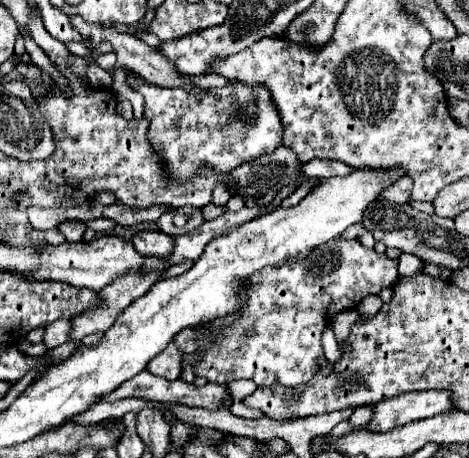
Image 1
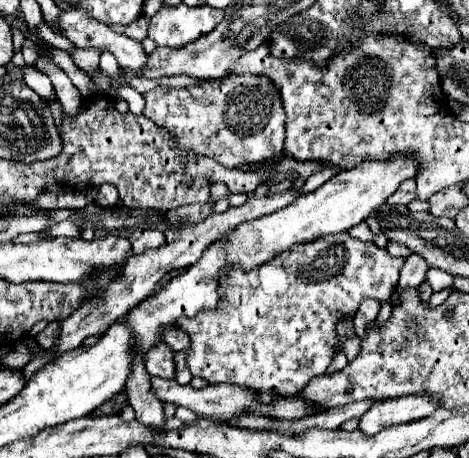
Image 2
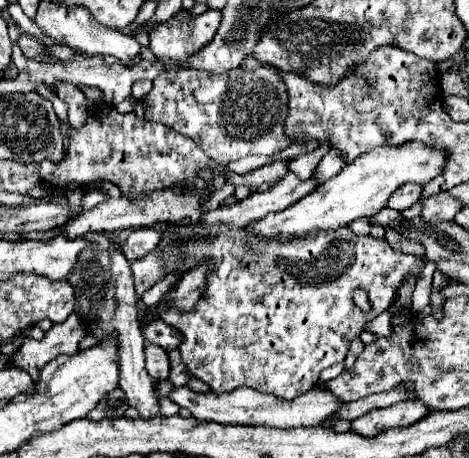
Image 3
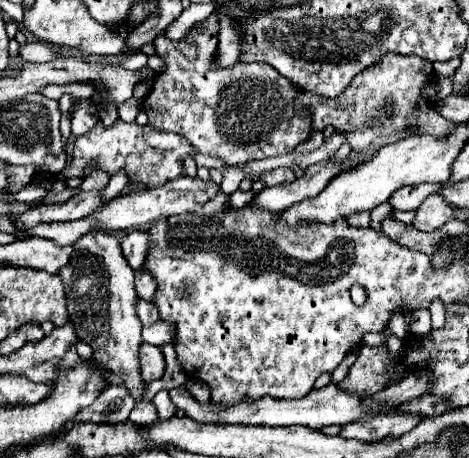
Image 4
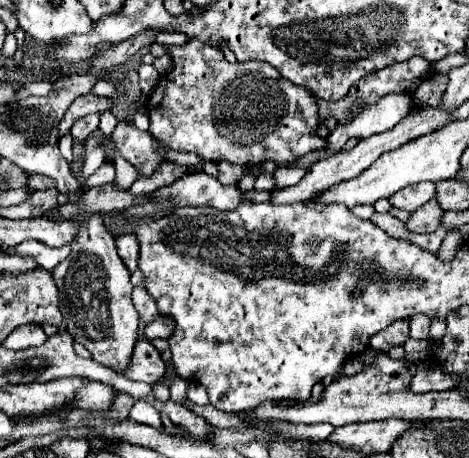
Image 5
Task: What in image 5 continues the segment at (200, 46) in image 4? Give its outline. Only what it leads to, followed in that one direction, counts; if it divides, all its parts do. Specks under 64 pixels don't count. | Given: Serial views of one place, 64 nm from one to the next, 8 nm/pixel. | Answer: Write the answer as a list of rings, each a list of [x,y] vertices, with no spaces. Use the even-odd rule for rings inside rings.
[[[188,40],[188,44],[184,46],[168,46],[168,54],[172,56],[172,70],[168,74],[164,74],[158,82],[158,86],[154,88],[154,92],[150,94],[150,100],[148,100],[148,116],[150,119],[149,132],[158,140],[162,141],[165,146],[172,150],[181,150],[189,153],[198,154],[204,160],[212,160],[212,162],[220,162],[220,160],[228,160],[232,164],[240,164],[240,166],[246,166],[246,164],[262,164],[262,162],[274,162],[278,168],[290,168],[294,166],[294,162],[310,152],[316,152],[316,150],[322,150],[326,148],[326,140],[322,140],[318,134],[316,134],[316,128],[318,128],[318,104],[316,104],[316,98],[312,96],[312,92],[308,92],[306,88],[300,88],[296,84],[292,84],[290,80],[282,78],[280,72],[270,66],[268,62],[258,62],[258,60],[250,60],[250,62],[226,62],[224,54],[220,52],[220,48],[216,46],[210,46],[210,44],[204,44],[200,40]]]

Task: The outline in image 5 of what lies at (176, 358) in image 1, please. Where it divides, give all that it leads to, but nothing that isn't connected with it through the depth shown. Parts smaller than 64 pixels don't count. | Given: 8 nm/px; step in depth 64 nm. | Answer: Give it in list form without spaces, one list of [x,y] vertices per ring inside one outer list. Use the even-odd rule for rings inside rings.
[[[138,340],[132,352],[132,364],[128,364],[128,372],[120,372],[120,374],[124,374],[124,378],[128,380],[154,384],[164,376],[164,372],[166,372],[166,364],[160,352],[148,340]]]

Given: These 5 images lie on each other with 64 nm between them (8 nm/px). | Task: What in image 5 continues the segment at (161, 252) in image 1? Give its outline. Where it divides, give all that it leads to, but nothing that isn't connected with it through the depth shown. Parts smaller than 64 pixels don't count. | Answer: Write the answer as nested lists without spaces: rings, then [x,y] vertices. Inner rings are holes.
[[[122,234],[116,236],[116,250],[120,252],[120,260],[124,260],[124,266],[130,272],[136,272],[136,260],[138,260],[138,240],[134,234]]]

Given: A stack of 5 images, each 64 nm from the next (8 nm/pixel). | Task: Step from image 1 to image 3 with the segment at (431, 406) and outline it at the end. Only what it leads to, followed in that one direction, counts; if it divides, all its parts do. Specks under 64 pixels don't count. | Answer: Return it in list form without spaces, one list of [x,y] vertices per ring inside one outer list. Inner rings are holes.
[[[408,400],[408,402],[400,402],[400,404],[394,404],[388,408],[380,408],[380,410],[372,410],[368,414],[360,416],[360,420],[352,422],[350,432],[366,436],[366,438],[374,438],[380,432],[386,432],[390,428],[412,426],[414,422],[424,418],[426,414],[428,414],[428,408],[424,402]]]

